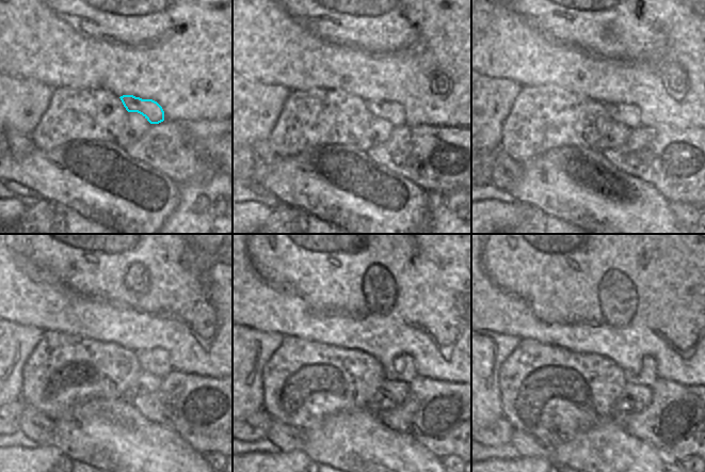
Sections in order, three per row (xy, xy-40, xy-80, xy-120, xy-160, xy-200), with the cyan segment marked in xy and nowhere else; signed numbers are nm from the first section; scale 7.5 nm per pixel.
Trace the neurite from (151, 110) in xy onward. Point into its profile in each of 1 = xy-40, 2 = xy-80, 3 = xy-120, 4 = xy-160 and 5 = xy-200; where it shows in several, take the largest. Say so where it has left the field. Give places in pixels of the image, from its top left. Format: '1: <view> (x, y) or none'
1: xy-40 (393, 112)
2: xy-80 (628, 114)
3: xy-120 (156, 361)
4: xy-160 (403, 368)
5: xy-200 (646, 375)

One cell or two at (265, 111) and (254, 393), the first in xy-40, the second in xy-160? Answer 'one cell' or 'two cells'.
one cell

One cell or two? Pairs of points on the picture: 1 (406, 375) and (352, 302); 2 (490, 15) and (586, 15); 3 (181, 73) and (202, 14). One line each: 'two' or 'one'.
1: two
2: one
3: one

